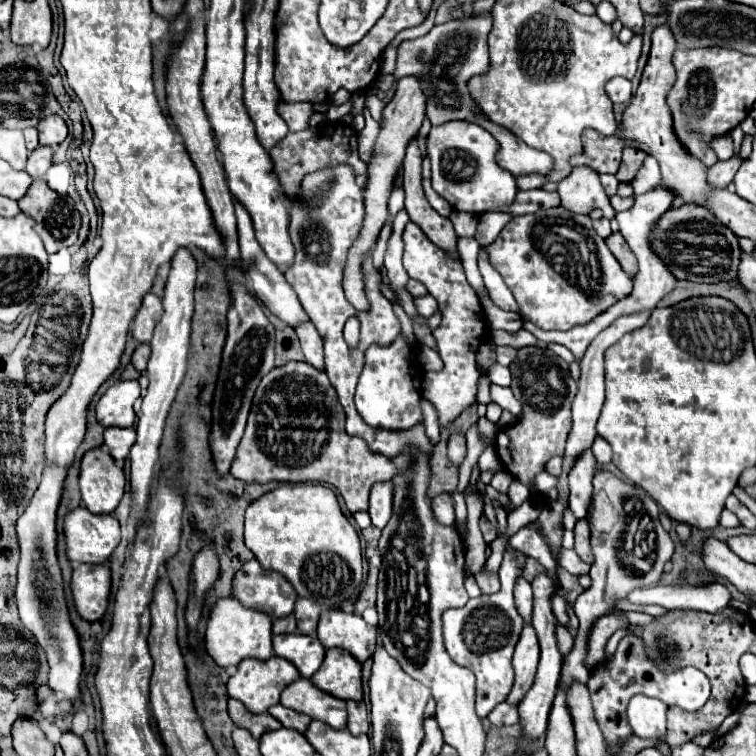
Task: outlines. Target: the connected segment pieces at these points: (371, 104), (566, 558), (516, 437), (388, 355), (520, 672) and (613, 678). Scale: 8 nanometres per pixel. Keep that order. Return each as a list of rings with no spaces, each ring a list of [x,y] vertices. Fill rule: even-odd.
[[[366,95],[366,109],[370,111],[370,115],[374,117],[374,121],[382,121],[382,111],[384,111],[384,103],[378,99],[378,97],[374,97],[374,95]]]
[[[563,549],[558,554],[557,563],[566,569],[568,573],[574,573],[576,577],[588,575],[588,571],[590,571],[590,565],[586,565],[586,563],[576,555],[576,551],[566,551],[566,549]]]
[[[544,347],[518,349],[510,371],[510,389],[522,403],[524,413],[516,425],[498,431],[496,451],[500,461],[504,463],[504,469],[518,477],[524,485],[528,485],[532,493],[536,493],[534,477],[544,471],[544,465],[550,457],[562,455],[562,449],[566,445],[566,437],[570,433],[570,405],[576,397],[576,381],[570,377],[568,363]]]
[[[398,335],[390,345],[370,345],[366,349],[364,371],[356,385],[356,409],[370,427],[406,431],[422,423],[422,367],[418,365],[408,341]]]
[[[524,625],[520,641],[518,641],[516,651],[514,651],[514,659],[512,659],[516,681],[514,681],[514,689],[510,691],[508,703],[512,703],[512,705],[520,703],[522,697],[526,695],[526,691],[530,689],[534,675],[536,675],[538,659],[540,659],[538,653],[540,653],[540,649],[538,649],[538,637],[536,637],[534,627]]]
[[[626,635],[614,653],[610,661],[600,663],[596,669],[592,669],[588,679],[588,689],[594,703],[594,715],[596,721],[606,737],[608,745],[616,745],[622,739],[632,735],[632,729],[626,721],[626,705],[630,697],[642,693],[646,697],[656,697],[664,701],[666,705],[680,705],[686,711],[698,711],[710,697],[710,683],[706,681],[706,675],[702,675],[698,669],[680,669],[674,673],[662,673],[654,667],[654,663],[646,657],[644,645],[638,637]]]

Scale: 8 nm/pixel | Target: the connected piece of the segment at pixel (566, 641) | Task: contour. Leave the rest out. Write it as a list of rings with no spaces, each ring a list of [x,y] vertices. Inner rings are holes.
[[[558,625],[558,629],[556,629],[556,637],[558,637],[558,649],[560,649],[560,653],[572,651],[572,635],[562,625]]]

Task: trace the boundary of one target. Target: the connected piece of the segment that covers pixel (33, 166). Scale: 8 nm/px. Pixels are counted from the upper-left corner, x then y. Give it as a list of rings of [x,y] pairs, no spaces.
[[[38,147],[34,149],[30,155],[28,155],[28,165],[26,165],[26,171],[32,175],[32,177],[40,177],[48,171],[48,167],[52,165],[52,149],[50,147]]]

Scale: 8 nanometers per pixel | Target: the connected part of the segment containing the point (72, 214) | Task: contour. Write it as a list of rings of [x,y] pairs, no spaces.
[[[36,179],[28,193],[18,201],[22,213],[32,217],[36,221],[36,233],[40,233],[44,247],[48,253],[56,253],[62,247],[70,247],[78,239],[78,229],[80,229],[80,213],[74,209],[74,201],[70,197],[62,197],[56,191],[52,191],[44,181]]]

